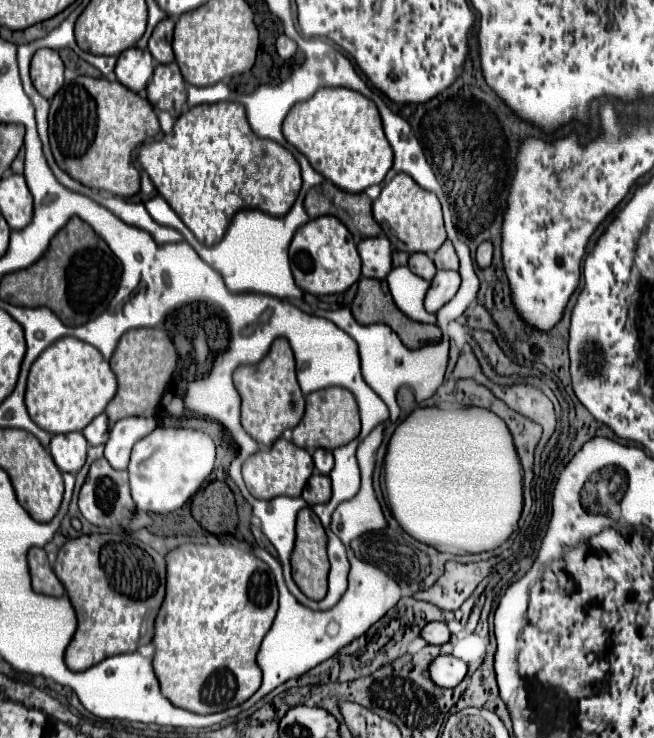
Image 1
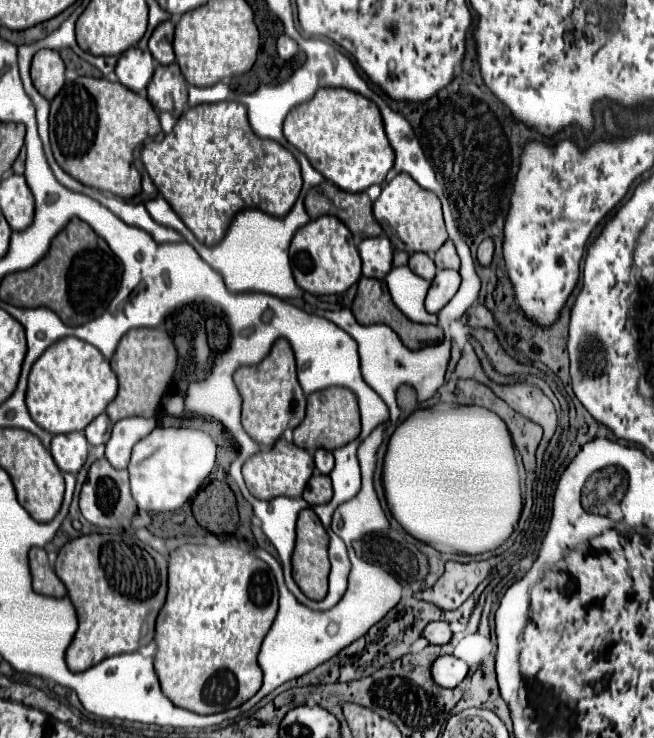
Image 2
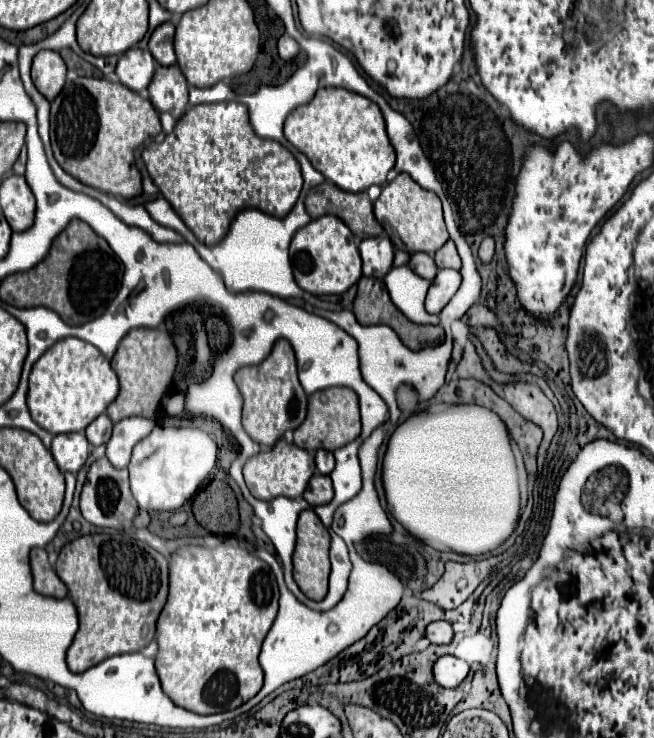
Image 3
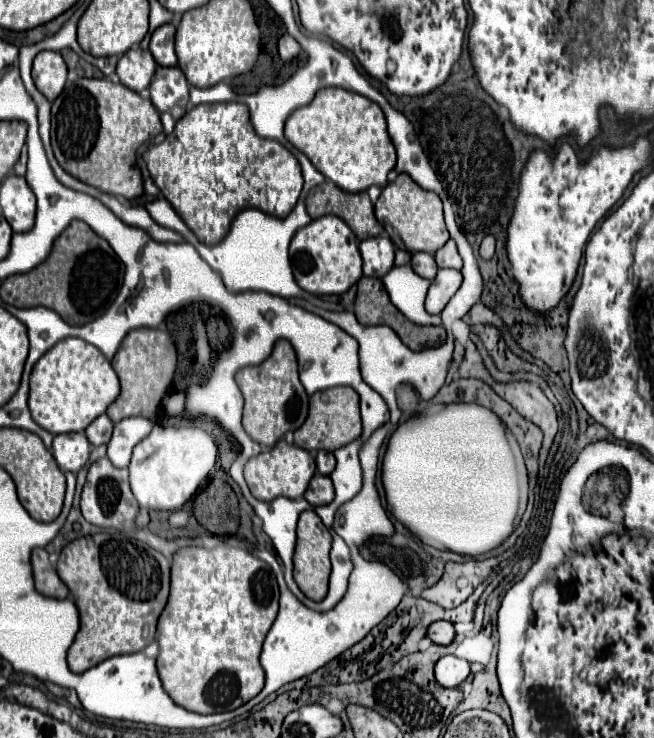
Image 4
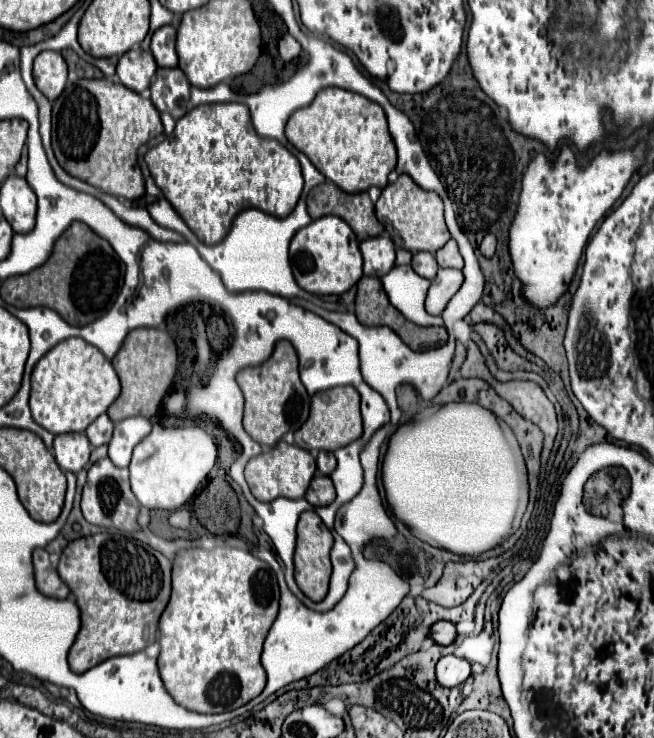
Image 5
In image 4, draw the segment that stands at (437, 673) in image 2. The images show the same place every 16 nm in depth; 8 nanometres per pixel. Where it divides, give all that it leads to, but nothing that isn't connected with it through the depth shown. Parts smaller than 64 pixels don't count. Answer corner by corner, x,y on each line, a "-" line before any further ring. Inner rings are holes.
442,656
434,666
436,682
444,688
454,688
470,674
470,664
456,656

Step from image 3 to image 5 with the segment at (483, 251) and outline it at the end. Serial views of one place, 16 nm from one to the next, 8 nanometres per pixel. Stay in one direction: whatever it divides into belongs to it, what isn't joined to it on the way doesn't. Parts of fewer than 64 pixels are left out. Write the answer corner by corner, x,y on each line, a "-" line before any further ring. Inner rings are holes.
486,234
484,240
482,240
482,244
480,244
480,254
484,258
492,258
494,250
496,250
496,236
494,234

